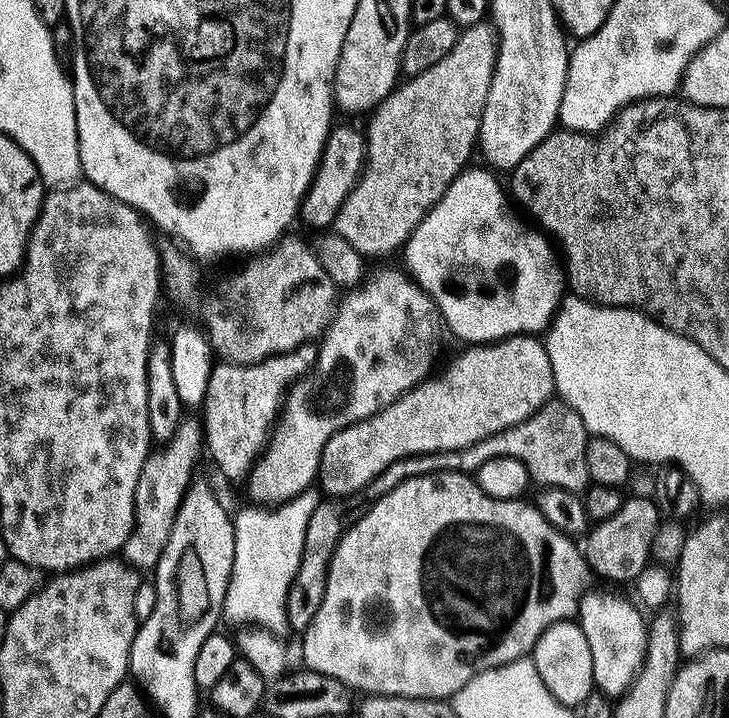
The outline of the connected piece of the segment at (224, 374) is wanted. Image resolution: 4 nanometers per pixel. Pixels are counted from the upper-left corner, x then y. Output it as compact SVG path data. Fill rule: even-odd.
M271 364L242 366L215 365L207 382L207 393L204 395L204 440L221 472L230 478L243 479L256 462L261 450L265 447L269 430L275 421L278 406L282 404L284 384L277 376L278 370Z

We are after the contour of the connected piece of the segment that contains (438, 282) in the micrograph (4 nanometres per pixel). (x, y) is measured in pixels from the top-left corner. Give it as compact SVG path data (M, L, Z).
M465 167L464 171L454 177L450 182L450 186L442 194L440 201L428 211L424 216L424 220L412 231L411 236L408 238L408 243L403 245L402 253L404 252L405 258L408 259L409 269L407 268L407 271L412 279L436 301L436 308L441 314L443 323L447 327L449 324L452 327L453 334L460 340L472 340L468 342L497 342L505 337L543 333L551 325L562 303L562 297L565 295L565 293L563 294L564 286L566 288L565 269L562 267L559 259L556 261L556 256L552 253L553 245L543 231L537 230L535 227L533 227L534 229L523 228L518 221L511 220L508 217L508 202L510 203L510 200L506 195L505 189L500 189L500 184L496 181L497 173L489 170L487 167L484 167L485 169L472 167Z

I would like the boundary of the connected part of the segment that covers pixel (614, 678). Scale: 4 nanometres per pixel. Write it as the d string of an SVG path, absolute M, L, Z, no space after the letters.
M591 592L580 597L578 623L586 634L586 642L590 642L592 682L604 696L620 698L631 688L644 664L649 625L644 620L645 613L632 600L633 605L608 592Z

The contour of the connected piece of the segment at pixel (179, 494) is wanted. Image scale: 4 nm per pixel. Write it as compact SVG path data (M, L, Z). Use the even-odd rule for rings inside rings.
M188 422L181 423L180 427L176 429L175 436L167 441L165 448L168 449L158 456L156 456L156 454L149 455L148 459L144 461L144 468L140 471L138 486L136 487L135 532L128 537L128 541L122 549L123 559L127 561L133 569L155 569L157 562L160 560L160 556L164 552L168 536L172 532L172 523L176 521L176 512L180 509L180 501L184 499L184 493L187 492L189 483L193 479L192 467L195 466L196 459L200 456L200 448L202 452L202 432L197 425L196 428L194 425L188 424Z

